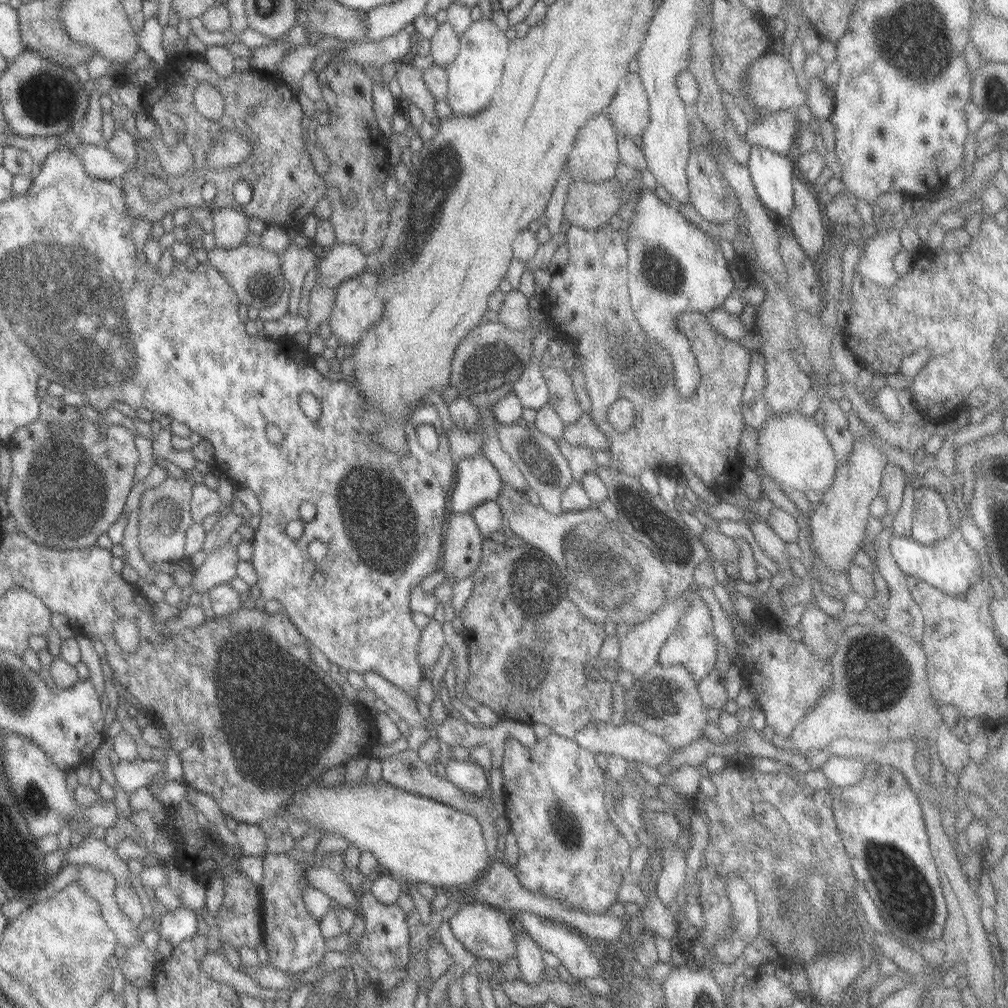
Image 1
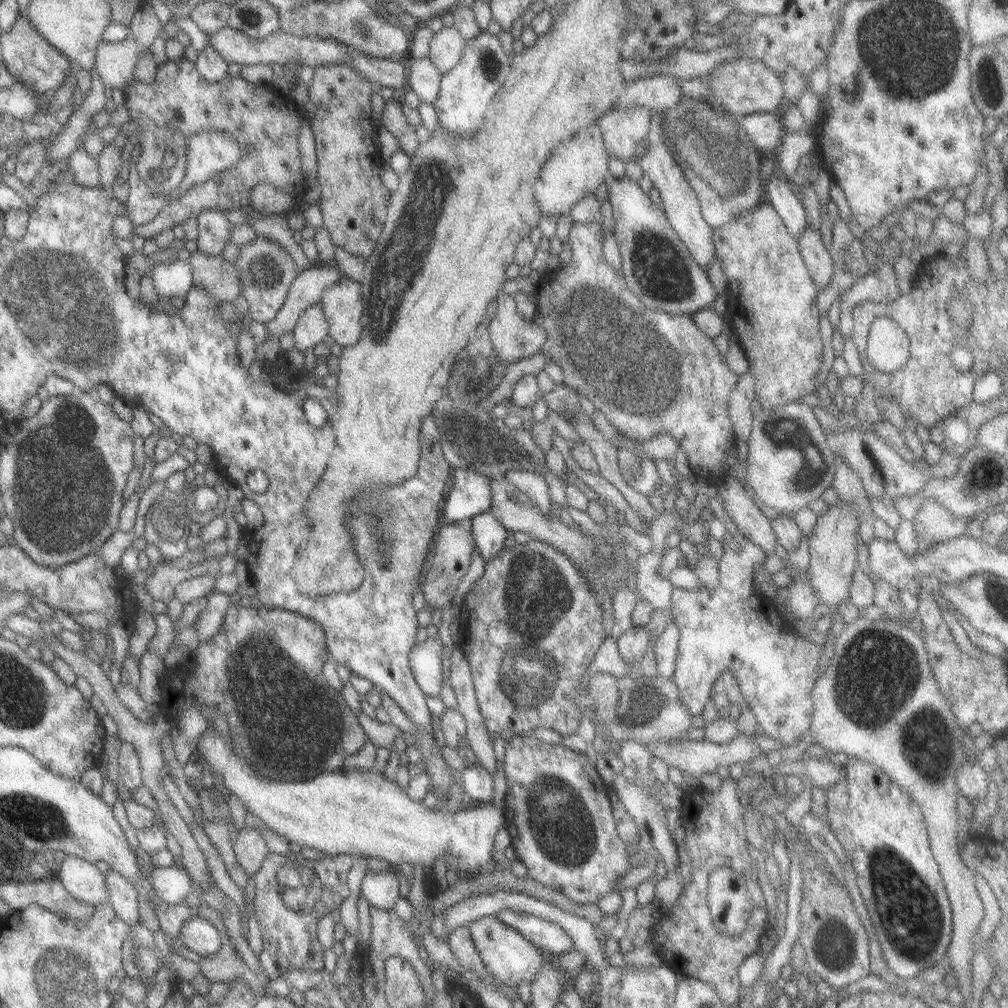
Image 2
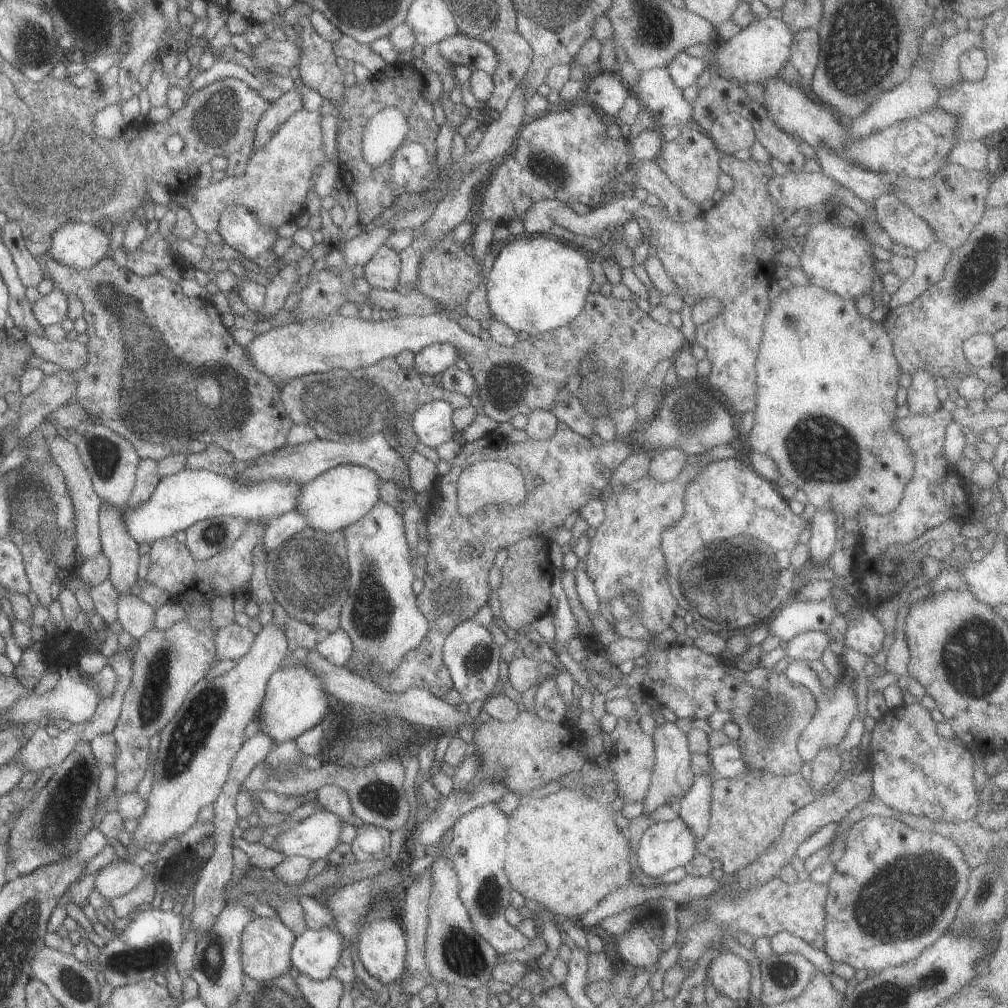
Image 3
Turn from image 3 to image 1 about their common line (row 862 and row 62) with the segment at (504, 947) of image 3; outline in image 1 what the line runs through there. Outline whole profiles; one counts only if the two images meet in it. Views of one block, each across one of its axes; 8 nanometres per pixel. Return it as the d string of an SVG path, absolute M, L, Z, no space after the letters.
M479 19L473 21L463 34L458 35L458 50L455 59L445 67L447 90L444 101L451 111L451 116L473 116L488 106L496 86L500 83L503 73L504 61L507 57L508 39L505 32L498 29L491 20Z

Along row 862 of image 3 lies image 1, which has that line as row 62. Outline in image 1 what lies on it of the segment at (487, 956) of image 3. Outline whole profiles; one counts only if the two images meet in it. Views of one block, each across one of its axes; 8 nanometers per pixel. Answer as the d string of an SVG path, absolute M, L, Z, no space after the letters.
M445 21L438 24L434 33L427 38L430 42L433 65L445 69L457 55L458 34L455 34L449 23Z

